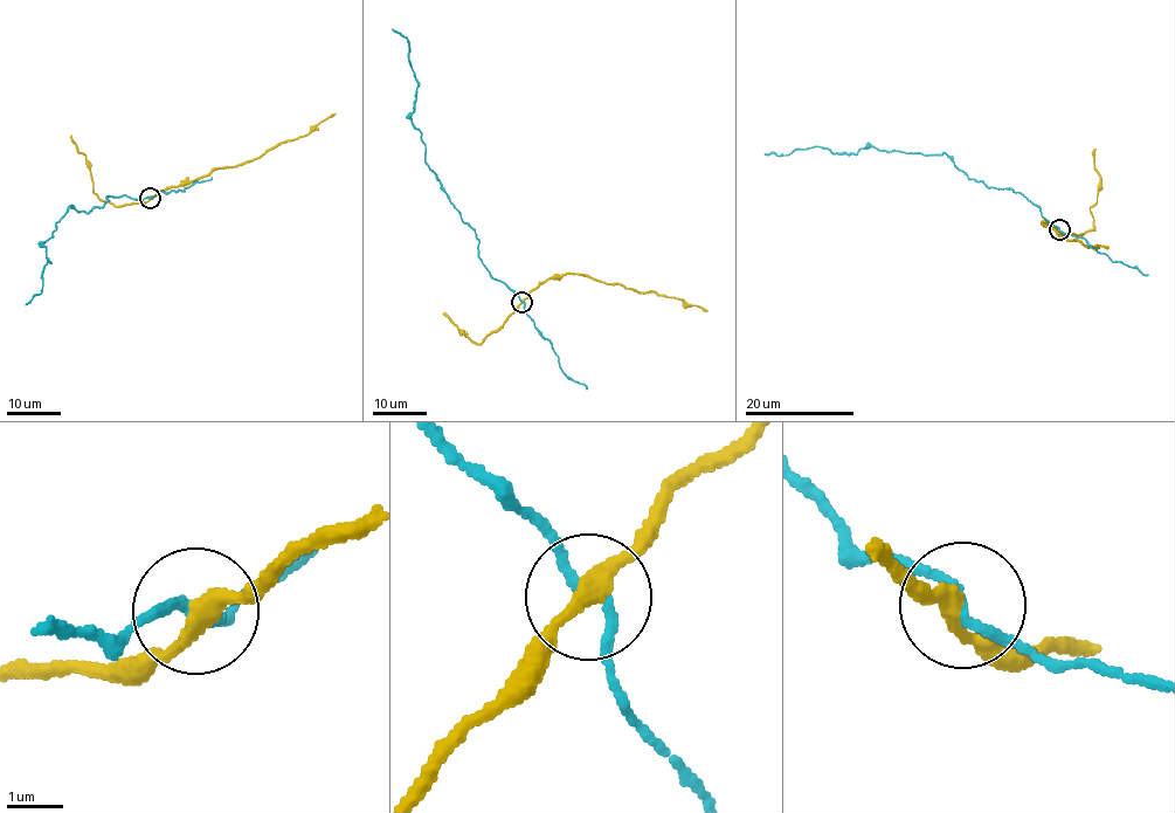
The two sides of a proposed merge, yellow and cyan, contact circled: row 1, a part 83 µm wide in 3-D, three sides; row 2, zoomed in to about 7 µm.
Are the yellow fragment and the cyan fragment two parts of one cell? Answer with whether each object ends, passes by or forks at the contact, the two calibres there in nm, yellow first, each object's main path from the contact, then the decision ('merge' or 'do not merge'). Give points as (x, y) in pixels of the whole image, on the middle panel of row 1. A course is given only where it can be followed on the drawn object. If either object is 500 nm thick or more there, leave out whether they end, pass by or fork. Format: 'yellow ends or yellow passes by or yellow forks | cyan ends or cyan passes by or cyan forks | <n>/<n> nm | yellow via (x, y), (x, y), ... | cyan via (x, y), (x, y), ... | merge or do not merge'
yellow passes by | cyan passes by | 320/160 nm | yellow via (522, 302), (545, 281), (569, 274), (678, 298), (707, 311) | cyan via (522, 302), (491, 277), (475, 232), (424, 160), (412, 119), (417, 82), (408, 40), (392, 29) | do not merge

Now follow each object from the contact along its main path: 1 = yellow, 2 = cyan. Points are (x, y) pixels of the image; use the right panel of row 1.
1: (1059, 228), (1045, 224), (1042, 226), (1049, 226), (1061, 238), (1078, 240), (1086, 248), (1108, 247)
2: (1059, 228), (1018, 192), (969, 179), (945, 153), (873, 146), (856, 153), (813, 146), (764, 153)

